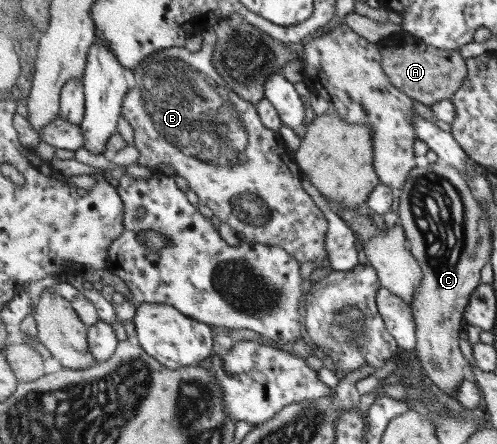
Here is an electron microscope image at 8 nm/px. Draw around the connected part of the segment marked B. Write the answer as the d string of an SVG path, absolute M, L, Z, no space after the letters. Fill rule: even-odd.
M212 27L212 30L205 32L205 46L203 46L203 50L191 52L191 50L183 46L161 50L159 53L151 54L139 65L137 70L133 70L130 73L132 85L124 99L122 116L129 122L131 128L133 128L135 145L139 151L137 164L156 171L161 163L171 165L175 170L175 175L179 175L187 180L189 189L197 195L200 204L209 207L213 215L217 216L221 222L225 222L233 228L239 239L245 238L250 242L263 243L271 248L279 246L287 250L289 254L295 255L302 263L314 262L314 264L319 265L325 258L329 258L329 254L327 254L327 236L330 230L330 222L322 209L319 208L318 204L314 202L314 199L306 192L305 177L301 167L297 164L296 155L283 143L279 132L267 128L259 116L256 103L249 102L224 83L223 76L219 74L214 62L215 45L217 44L218 34L215 30L213 32Z

